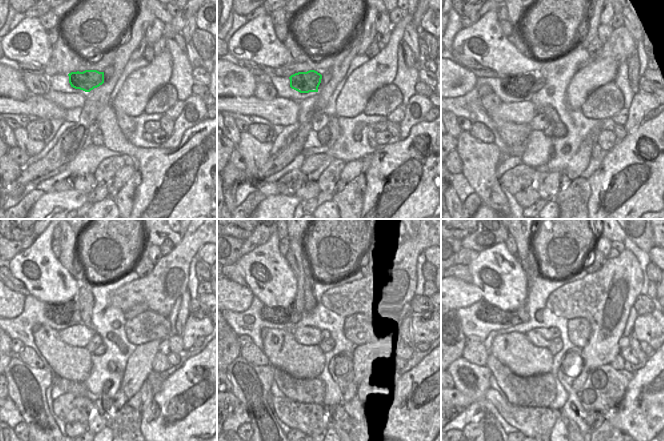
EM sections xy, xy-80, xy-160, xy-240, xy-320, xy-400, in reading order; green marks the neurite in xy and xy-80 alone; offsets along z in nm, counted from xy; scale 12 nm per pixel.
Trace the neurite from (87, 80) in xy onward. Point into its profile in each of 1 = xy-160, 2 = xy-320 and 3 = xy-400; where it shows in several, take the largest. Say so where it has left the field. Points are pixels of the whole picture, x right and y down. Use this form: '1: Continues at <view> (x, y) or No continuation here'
1: Continues at xy-160 (522, 83)
2: Continues at xy-320 (280, 316)
3: Continues at xy-400 (488, 313).

